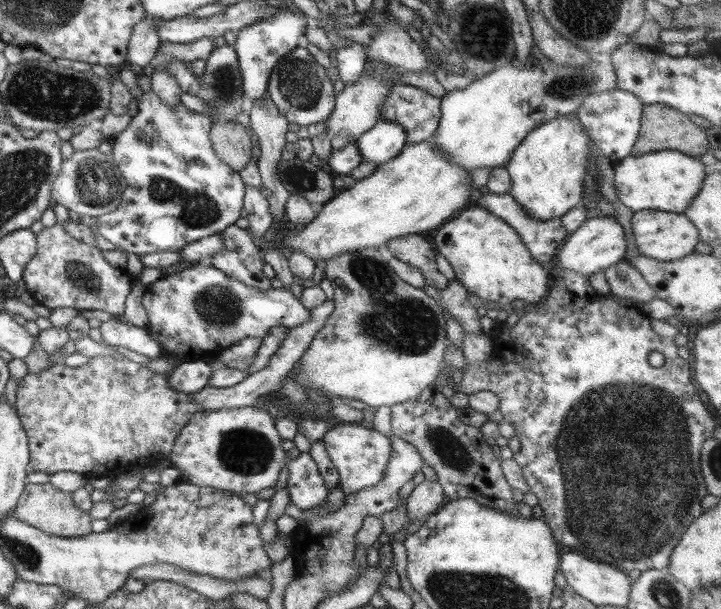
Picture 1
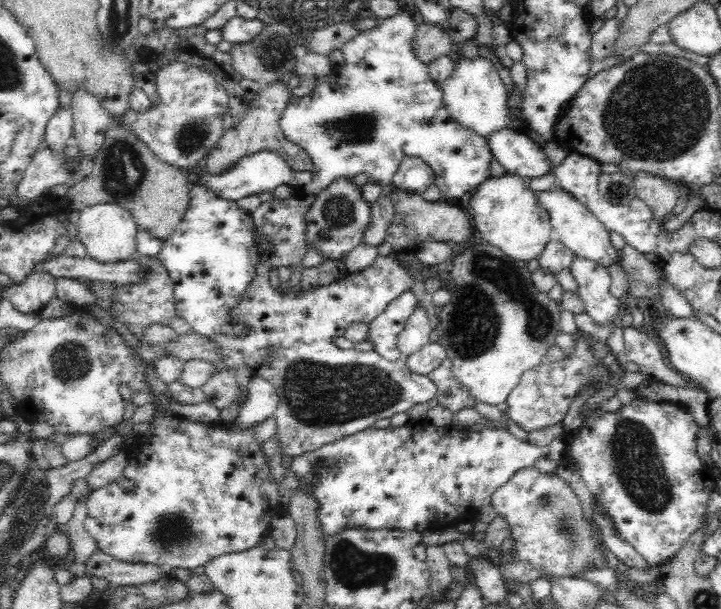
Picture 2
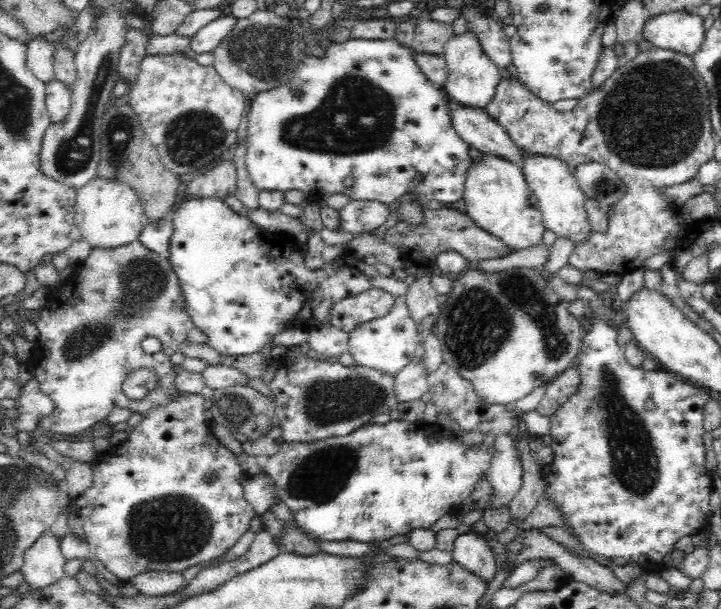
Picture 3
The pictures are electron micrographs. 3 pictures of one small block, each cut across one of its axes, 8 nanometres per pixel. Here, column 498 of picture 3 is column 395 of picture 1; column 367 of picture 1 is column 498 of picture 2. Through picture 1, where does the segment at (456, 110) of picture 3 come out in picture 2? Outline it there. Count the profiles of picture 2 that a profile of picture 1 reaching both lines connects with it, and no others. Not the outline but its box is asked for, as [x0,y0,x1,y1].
[485,127,551,179]

